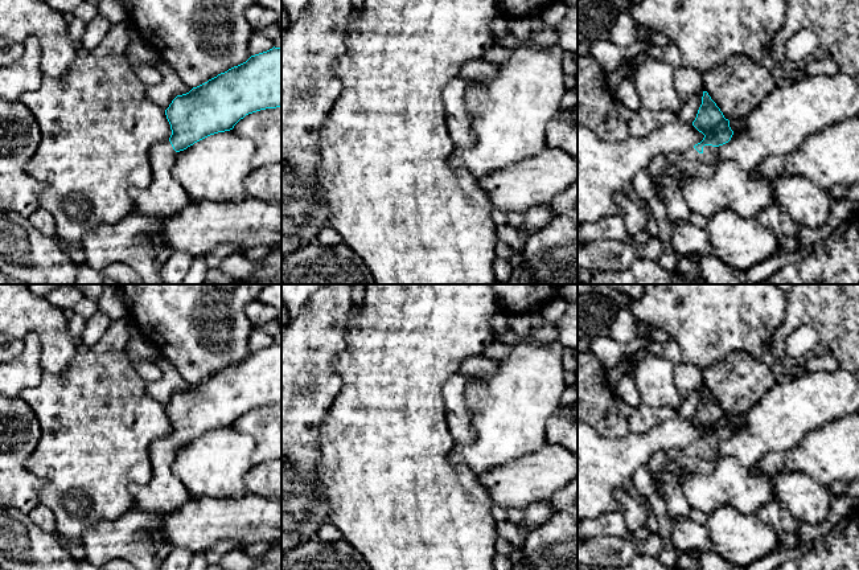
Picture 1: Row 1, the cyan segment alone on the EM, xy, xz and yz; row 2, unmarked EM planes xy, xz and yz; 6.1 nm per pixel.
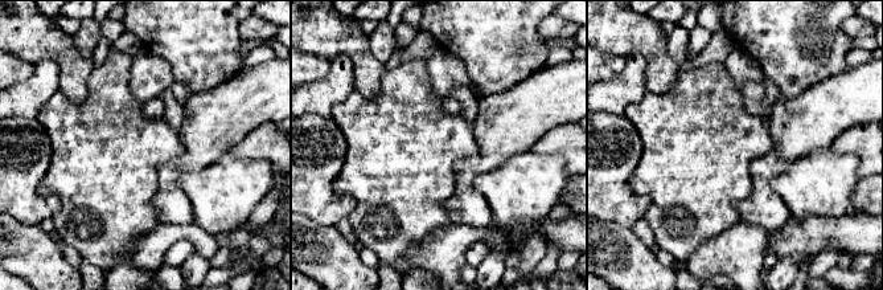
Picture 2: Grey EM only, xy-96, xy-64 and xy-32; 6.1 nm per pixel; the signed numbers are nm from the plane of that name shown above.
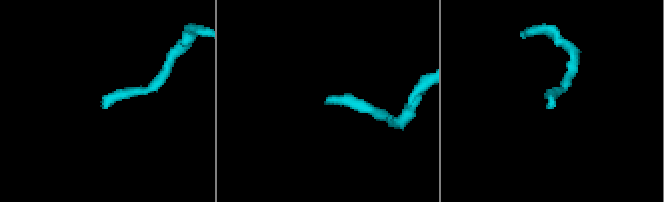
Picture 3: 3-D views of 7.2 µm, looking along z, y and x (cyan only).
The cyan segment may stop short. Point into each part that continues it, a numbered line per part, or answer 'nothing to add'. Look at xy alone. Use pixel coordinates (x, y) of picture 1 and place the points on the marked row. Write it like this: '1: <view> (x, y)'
1: xy (164, 197)

